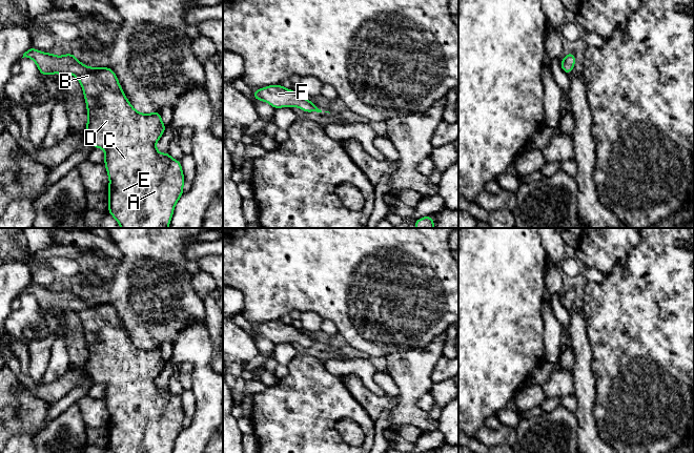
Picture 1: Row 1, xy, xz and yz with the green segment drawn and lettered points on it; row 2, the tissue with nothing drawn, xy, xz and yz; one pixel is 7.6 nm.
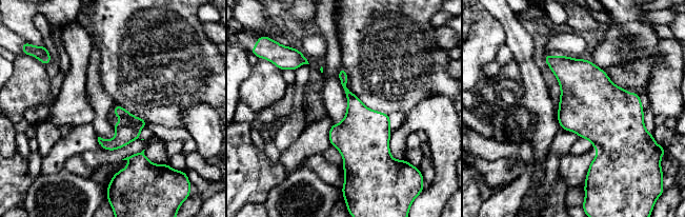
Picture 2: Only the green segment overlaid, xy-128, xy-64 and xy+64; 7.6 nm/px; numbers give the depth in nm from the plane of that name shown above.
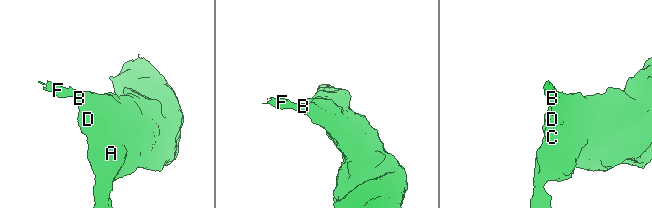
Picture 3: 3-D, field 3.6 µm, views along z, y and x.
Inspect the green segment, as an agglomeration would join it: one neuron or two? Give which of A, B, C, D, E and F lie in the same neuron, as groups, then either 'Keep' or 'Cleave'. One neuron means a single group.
Groups: A B C D E F. Keep

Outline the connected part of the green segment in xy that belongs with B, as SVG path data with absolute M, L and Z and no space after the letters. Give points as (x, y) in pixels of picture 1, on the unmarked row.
M32 282L24 292L33 294L44 312L72 309L79 315L87 343L87 374L95 384L105 387L103 397L109 413L107 448L114 453L172 453L175 441L184 429L185 414L181 396L172 394L168 387L159 389L156 384L166 365L160 346L148 350L137 347L110 303L89 303L72 288L58 292Z

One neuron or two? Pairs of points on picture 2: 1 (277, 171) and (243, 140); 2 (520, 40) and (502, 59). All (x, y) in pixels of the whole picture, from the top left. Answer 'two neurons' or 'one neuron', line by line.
1: one neuron
2: two neurons

